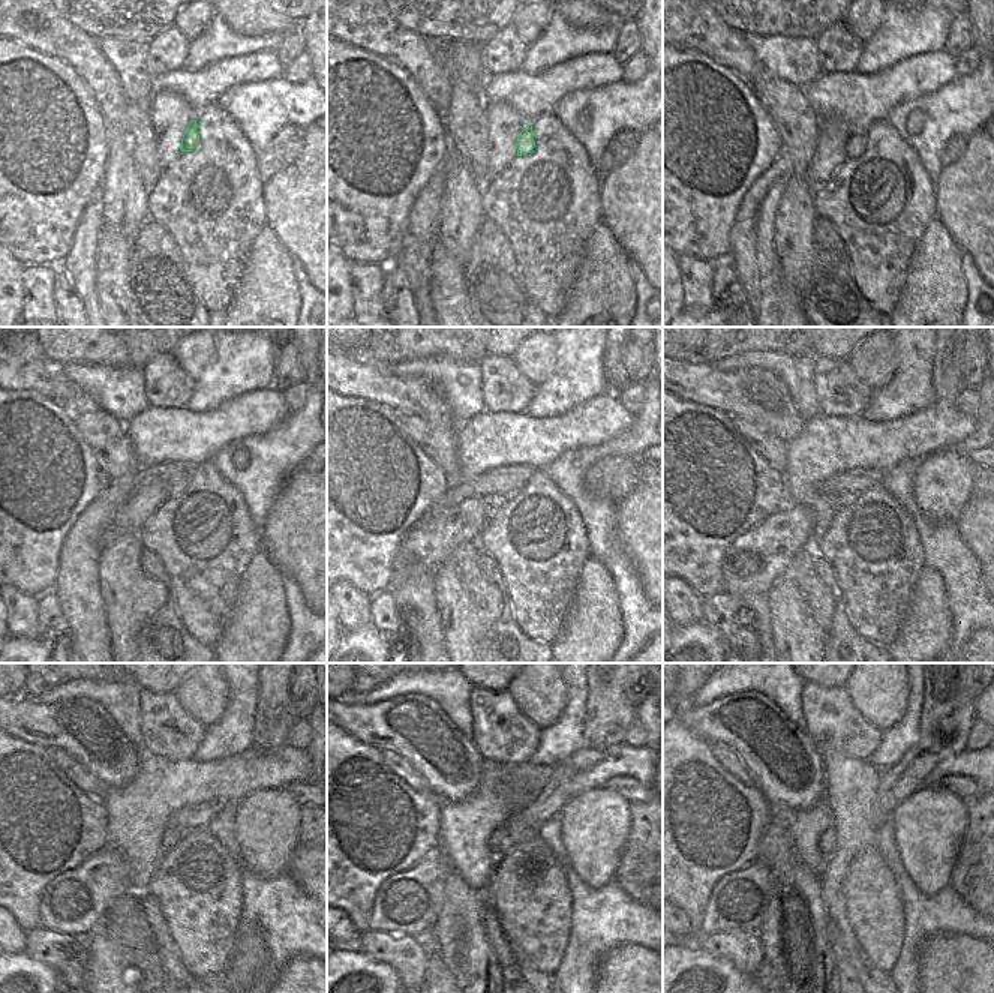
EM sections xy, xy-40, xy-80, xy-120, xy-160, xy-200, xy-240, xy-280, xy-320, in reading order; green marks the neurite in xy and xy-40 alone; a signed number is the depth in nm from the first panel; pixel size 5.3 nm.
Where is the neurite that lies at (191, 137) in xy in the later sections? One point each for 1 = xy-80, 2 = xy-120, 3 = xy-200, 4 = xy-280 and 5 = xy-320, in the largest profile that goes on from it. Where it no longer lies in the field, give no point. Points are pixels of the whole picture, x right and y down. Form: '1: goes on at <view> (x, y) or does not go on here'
1: goes on at xy-80 (856, 143)
2: goes on at xy-120 (177, 483)
3: goes on at xy-200 (840, 501)
4: goes on at xy-280 (498, 842)
5: goes on at xy-320 (828, 837)

